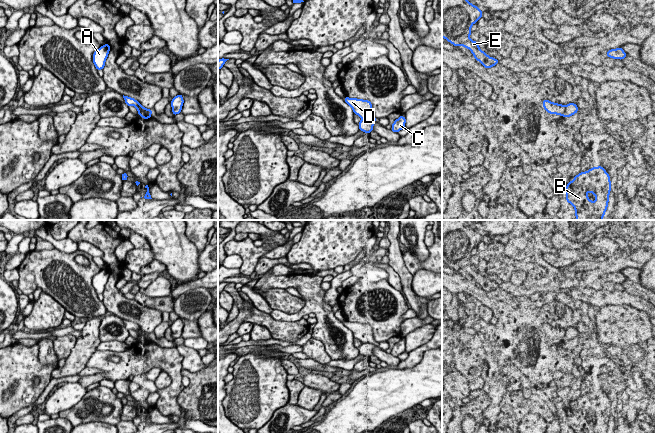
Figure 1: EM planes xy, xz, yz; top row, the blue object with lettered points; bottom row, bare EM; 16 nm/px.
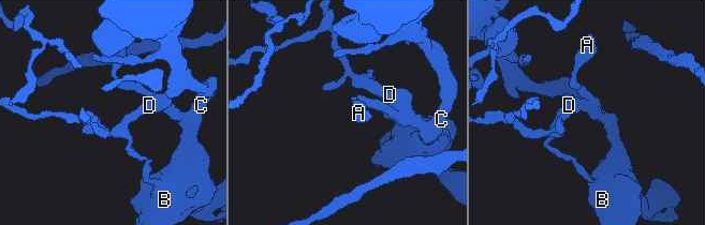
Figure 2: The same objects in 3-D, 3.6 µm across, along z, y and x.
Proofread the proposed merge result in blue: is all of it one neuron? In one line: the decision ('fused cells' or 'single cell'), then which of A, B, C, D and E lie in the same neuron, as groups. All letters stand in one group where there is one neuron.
fused cells | A B C E / D

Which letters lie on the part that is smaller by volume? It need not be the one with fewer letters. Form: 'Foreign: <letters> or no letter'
Foreign: D

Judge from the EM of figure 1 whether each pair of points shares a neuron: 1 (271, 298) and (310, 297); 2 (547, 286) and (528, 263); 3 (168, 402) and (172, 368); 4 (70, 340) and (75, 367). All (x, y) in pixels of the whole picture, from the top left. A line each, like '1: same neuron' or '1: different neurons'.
1: different neurons
2: different neurons
3: same neuron
4: different neurons

